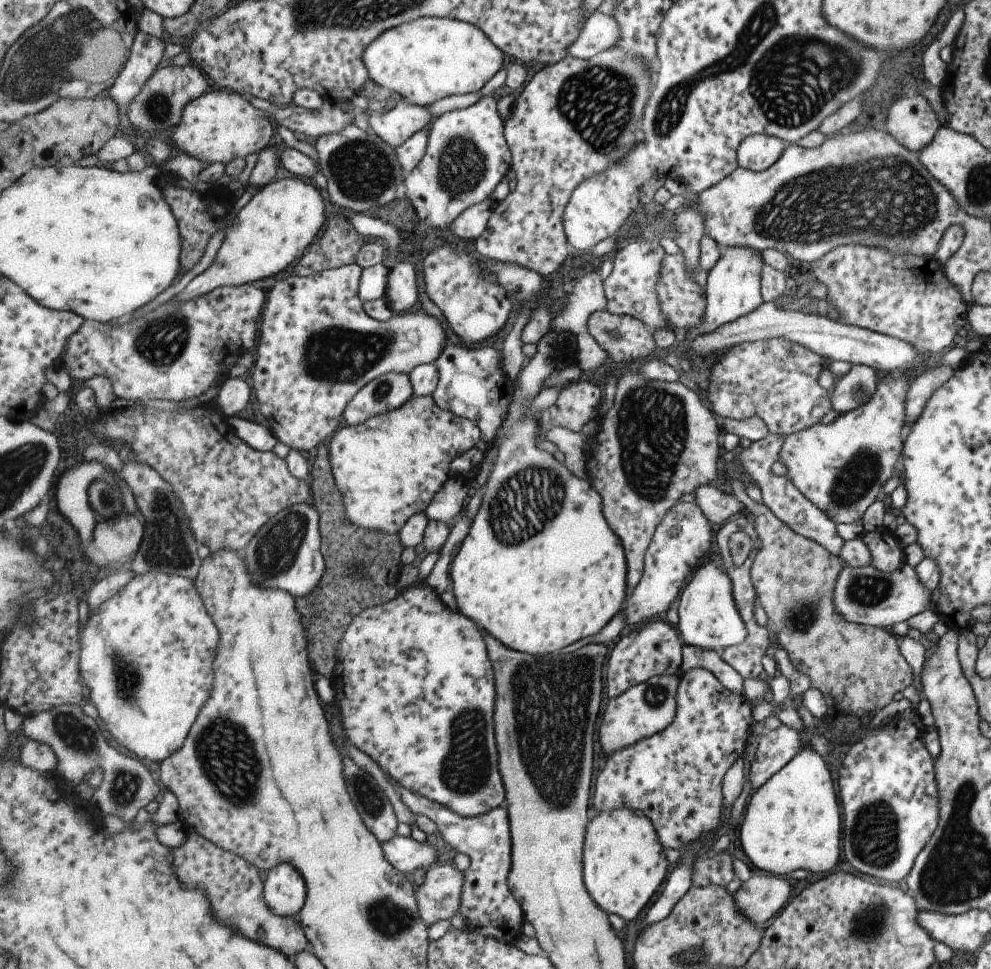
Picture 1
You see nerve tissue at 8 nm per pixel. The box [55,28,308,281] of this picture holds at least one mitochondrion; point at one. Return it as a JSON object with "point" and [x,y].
{"point":[157,108]}

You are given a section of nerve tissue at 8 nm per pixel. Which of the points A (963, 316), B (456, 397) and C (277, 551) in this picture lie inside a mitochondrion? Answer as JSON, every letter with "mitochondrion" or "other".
{"A":"other","B":"other","C":"mitochondrion"}

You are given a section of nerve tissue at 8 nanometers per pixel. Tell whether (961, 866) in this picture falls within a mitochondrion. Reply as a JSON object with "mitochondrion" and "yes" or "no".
{"mitochondrion":"yes"}

